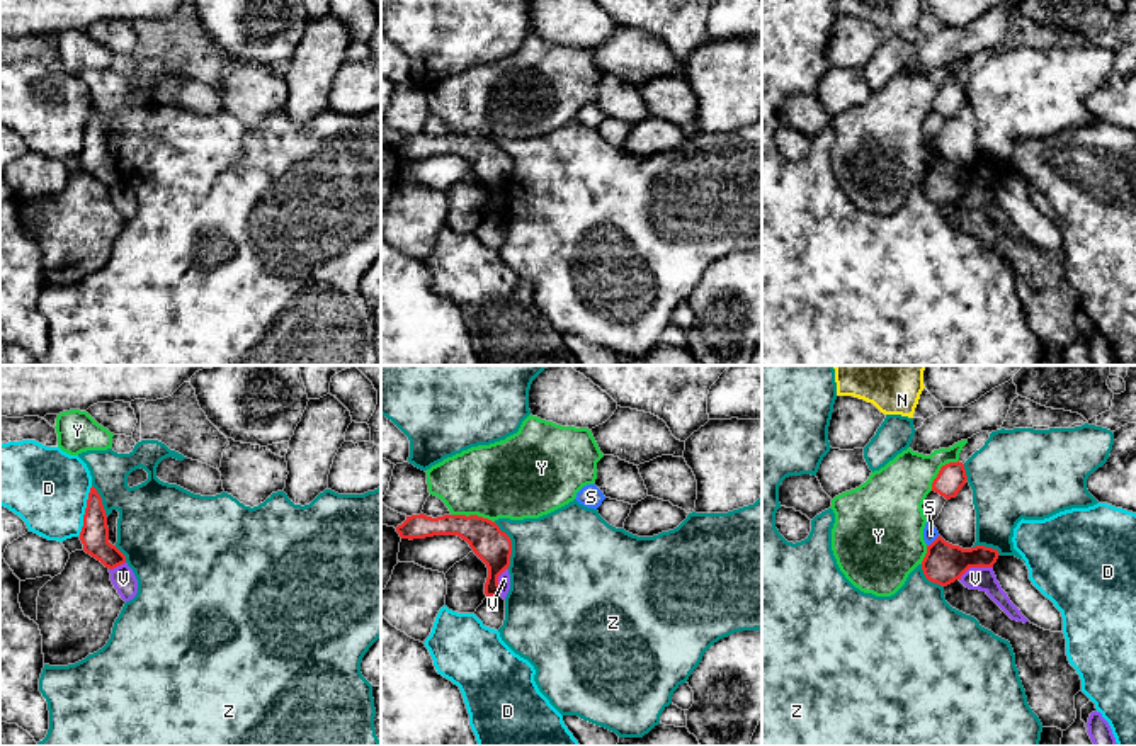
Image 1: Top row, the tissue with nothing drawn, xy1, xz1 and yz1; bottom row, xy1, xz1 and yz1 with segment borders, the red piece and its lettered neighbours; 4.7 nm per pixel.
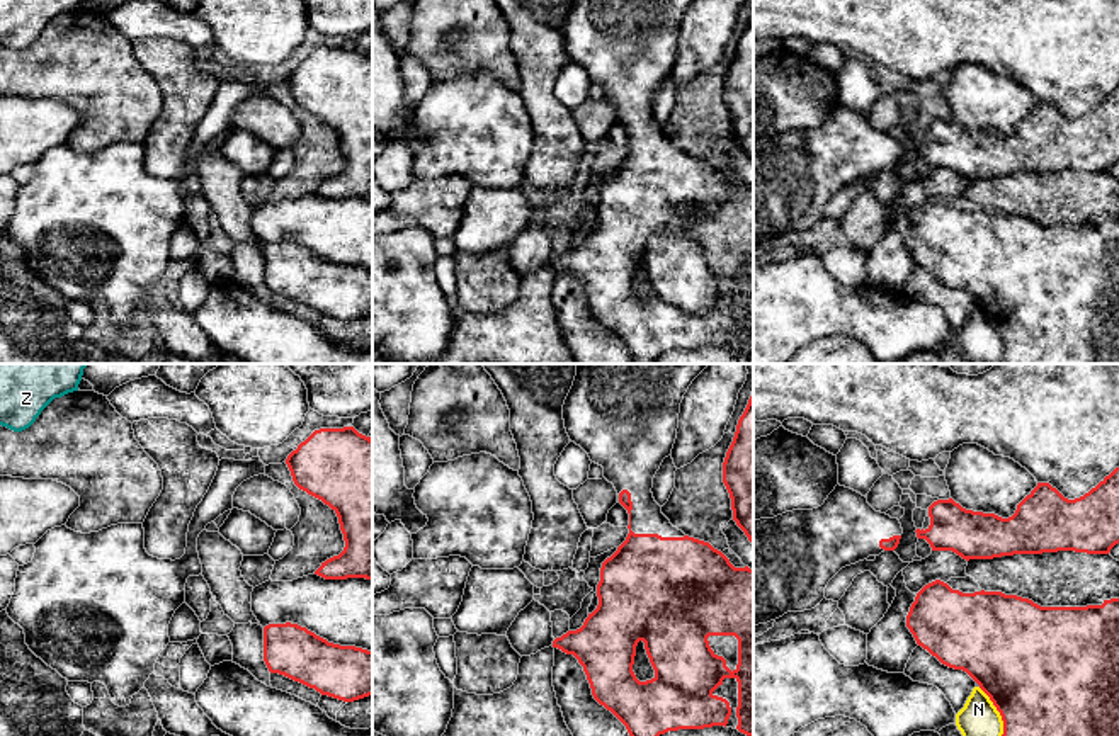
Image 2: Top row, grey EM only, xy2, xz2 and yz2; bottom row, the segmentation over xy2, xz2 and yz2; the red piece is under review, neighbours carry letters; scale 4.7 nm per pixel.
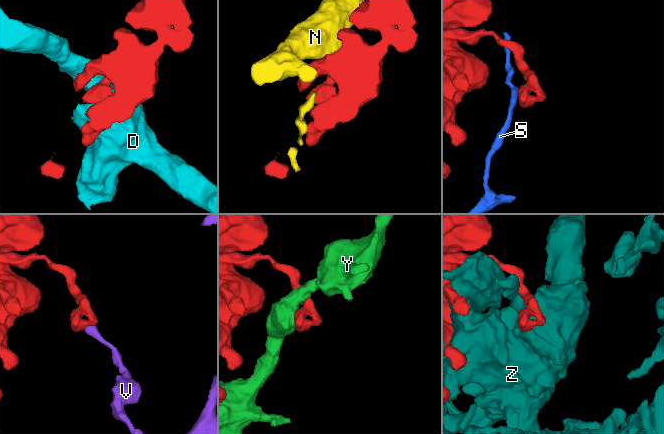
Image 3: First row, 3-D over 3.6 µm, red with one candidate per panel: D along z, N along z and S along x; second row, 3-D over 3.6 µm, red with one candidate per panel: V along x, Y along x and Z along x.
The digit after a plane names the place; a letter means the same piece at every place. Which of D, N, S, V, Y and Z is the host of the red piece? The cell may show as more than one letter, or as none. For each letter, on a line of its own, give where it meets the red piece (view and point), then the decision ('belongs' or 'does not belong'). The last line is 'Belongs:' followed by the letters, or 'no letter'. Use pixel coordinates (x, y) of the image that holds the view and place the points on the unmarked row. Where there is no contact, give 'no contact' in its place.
D: contact xy1 (85, 129); does not belong
N: contact yz2 (1000, 334); does not belong
S: contact yz1 (934, 160); does not belong
V: contact yz1 (975, 186); does not belong
Y: contact xz1 (473, 135); does not belong
Z: contact xz1 (511, 165); does not belong
Belongs: no letter

